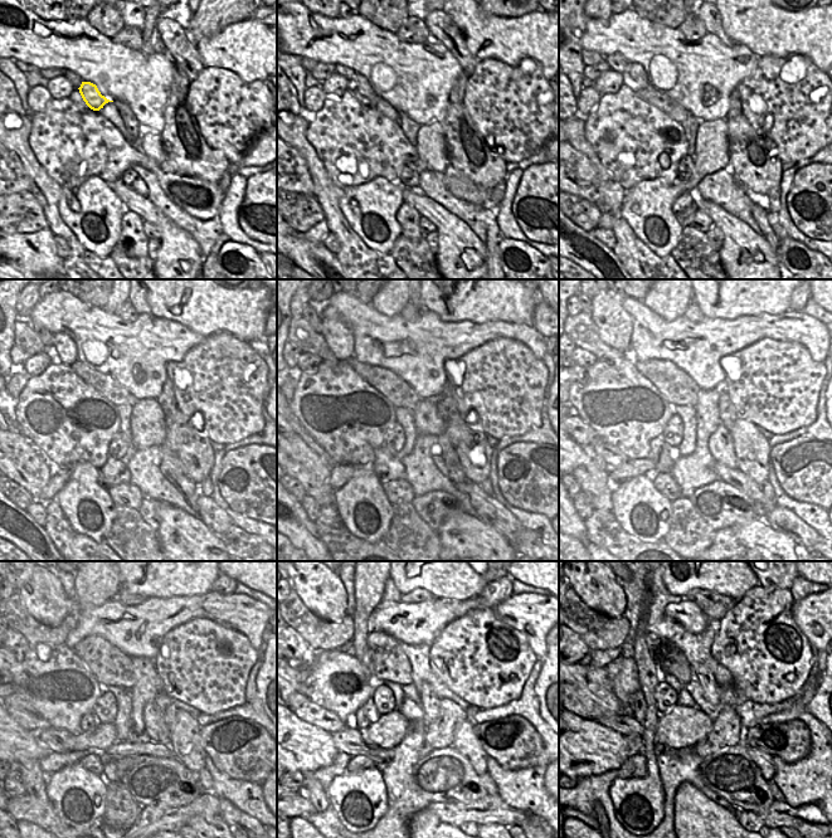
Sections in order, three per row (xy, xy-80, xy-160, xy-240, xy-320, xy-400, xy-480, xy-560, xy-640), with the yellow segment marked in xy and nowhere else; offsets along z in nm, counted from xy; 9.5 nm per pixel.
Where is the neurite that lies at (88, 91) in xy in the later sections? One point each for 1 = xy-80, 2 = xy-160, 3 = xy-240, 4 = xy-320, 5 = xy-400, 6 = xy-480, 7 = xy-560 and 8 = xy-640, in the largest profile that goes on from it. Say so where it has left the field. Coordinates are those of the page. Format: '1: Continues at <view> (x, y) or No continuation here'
1: Continues at xy-80 (360, 83)
2: Continues at xy-160 (636, 76)
3: Continues at xy-240 (63, 347)
4: Continues at xy-320 (336, 332)
5: Continues at xy-400 (614, 325)
6: Continues at xy-480 (40, 590)
7: Continues at xy-560 (321, 590)
8: Continues at xy-640 (598, 586)

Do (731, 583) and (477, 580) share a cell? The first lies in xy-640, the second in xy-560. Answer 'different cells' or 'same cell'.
same cell

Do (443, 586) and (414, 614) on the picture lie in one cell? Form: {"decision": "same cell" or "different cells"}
{"decision": "different cells"}

